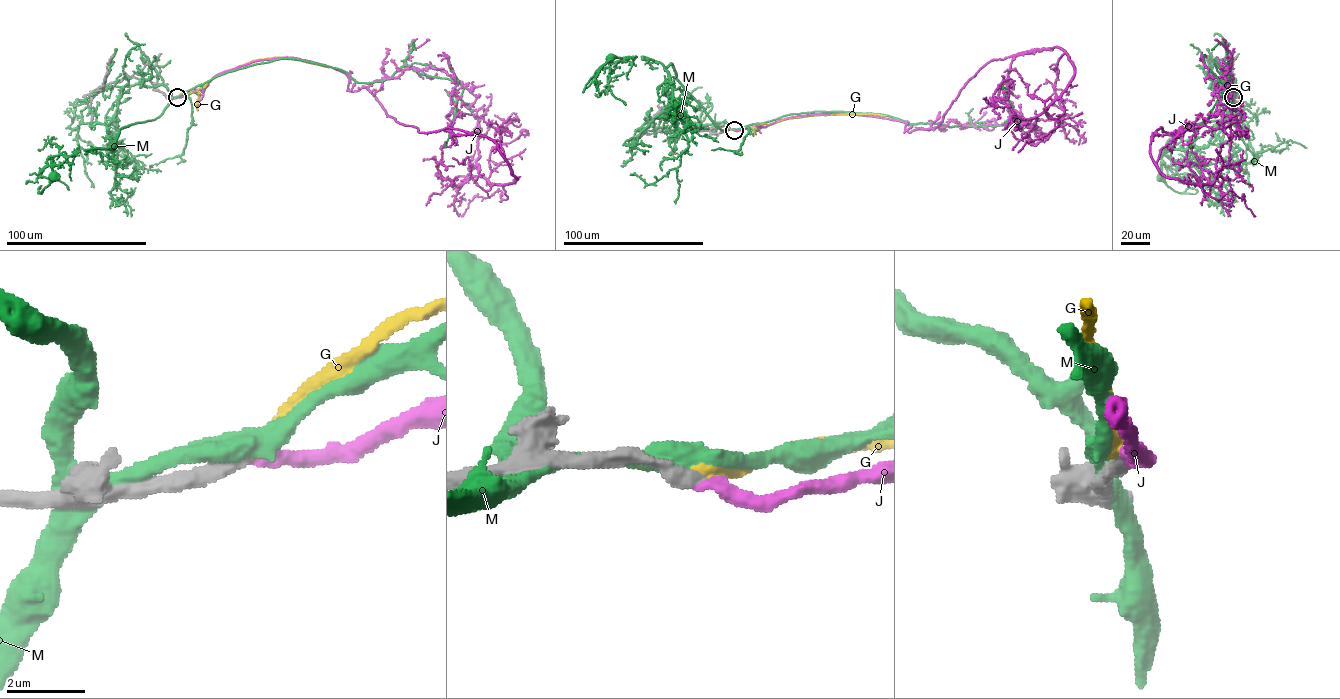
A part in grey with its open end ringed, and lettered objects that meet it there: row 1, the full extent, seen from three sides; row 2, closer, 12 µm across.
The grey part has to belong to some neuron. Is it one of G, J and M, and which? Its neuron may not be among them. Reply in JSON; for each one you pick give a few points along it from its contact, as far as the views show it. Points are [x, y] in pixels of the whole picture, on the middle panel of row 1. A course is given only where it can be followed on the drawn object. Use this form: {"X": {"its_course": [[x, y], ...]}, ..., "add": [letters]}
{"J": {"its_course": [[734, 130], [831, 113], [934, 129], [992, 60], [1060, 47], [1069, 85], [1035, 128], [1011, 110], [1003, 129]]}, "add": ["J"]}

